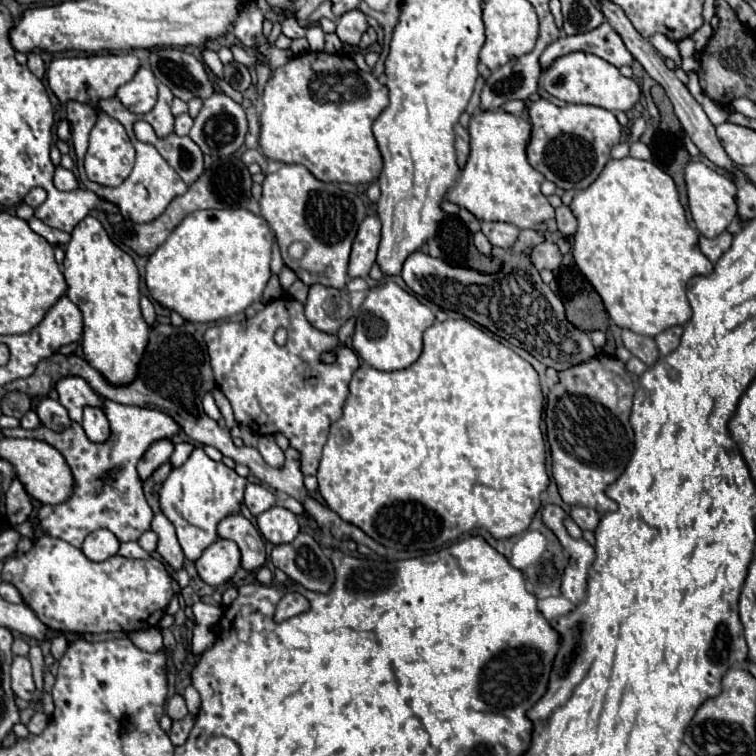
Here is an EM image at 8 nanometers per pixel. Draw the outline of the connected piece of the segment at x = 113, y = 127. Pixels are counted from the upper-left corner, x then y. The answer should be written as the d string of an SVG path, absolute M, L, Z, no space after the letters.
M97 111L97 123L91 129L91 141L89 141L89 151L85 155L85 171L87 177L95 183L101 185L109 185L109 187L117 187L121 185L127 175L131 173L135 163L135 149L125 133L125 129L121 127L121 123L117 123L113 117L109 117L103 111Z

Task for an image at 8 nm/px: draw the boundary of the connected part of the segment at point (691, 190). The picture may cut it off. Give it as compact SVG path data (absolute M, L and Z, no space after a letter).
M691 161L685 169L685 183L687 183L687 195L689 195L689 211L695 221L697 231L703 237L715 239L721 235L729 223L737 215L737 185L733 183L731 177L725 177L717 173L715 169L707 167L701 161Z

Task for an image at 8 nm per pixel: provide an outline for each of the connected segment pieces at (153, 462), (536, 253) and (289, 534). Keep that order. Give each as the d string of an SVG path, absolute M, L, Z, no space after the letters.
M167 439L155 441L155 443L145 451L145 455L141 457L141 461L139 461L139 465L137 465L139 479L141 479L141 481L149 479L149 475L153 475L153 471L155 471L161 463L169 461L171 453L173 453L173 443L171 443L171 441L167 441Z
M545 241L545 243L541 243L541 245L537 245L537 247L533 249L531 259L533 259L533 265L535 265L539 271L541 271L541 269L551 269L551 271L555 271L555 269L561 265L563 255L561 255L561 251L559 251L559 247L557 247L555 243Z
M271 507L269 511L257 515L257 527L267 541L273 545L291 543L299 533L297 517L285 507Z

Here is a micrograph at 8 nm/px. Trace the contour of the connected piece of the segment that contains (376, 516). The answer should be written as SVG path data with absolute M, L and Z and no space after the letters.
M447 319L443 323L433 323L423 335L423 353L421 357L407 369L401 371L377 371L369 365L361 365L351 379L351 393L345 401L343 415L339 421L331 425L329 439L323 447L323 457L319 465L319 493L325 503L347 523L353 523L377 543L385 547L395 547L403 551L435 551L445 543L455 541L463 533L471 533L477 529L487 529L493 537L513 537L521 535L529 525L533 515L541 507L541 493L549 487L549 475L545 467L545 441L541 433L541 417L543 417L543 393L537 371L521 359L513 349L505 347L491 335L487 335L481 327L473 325L467 319Z

